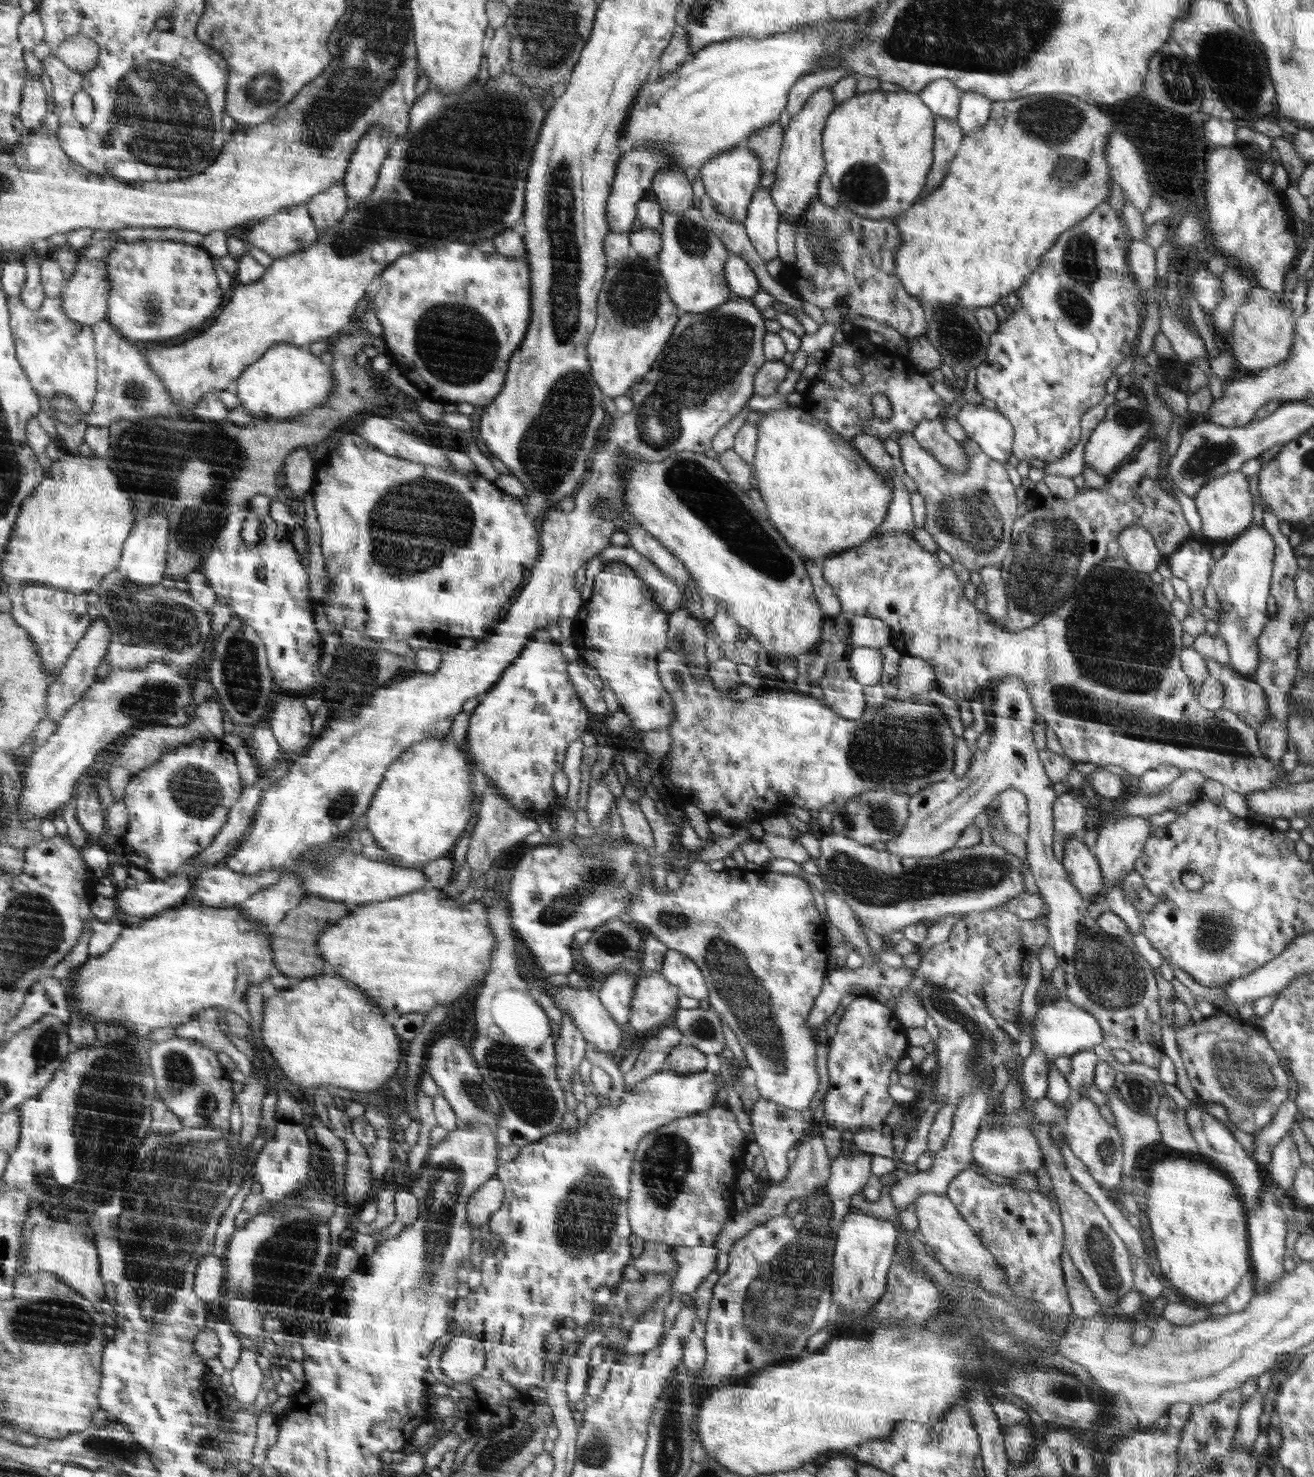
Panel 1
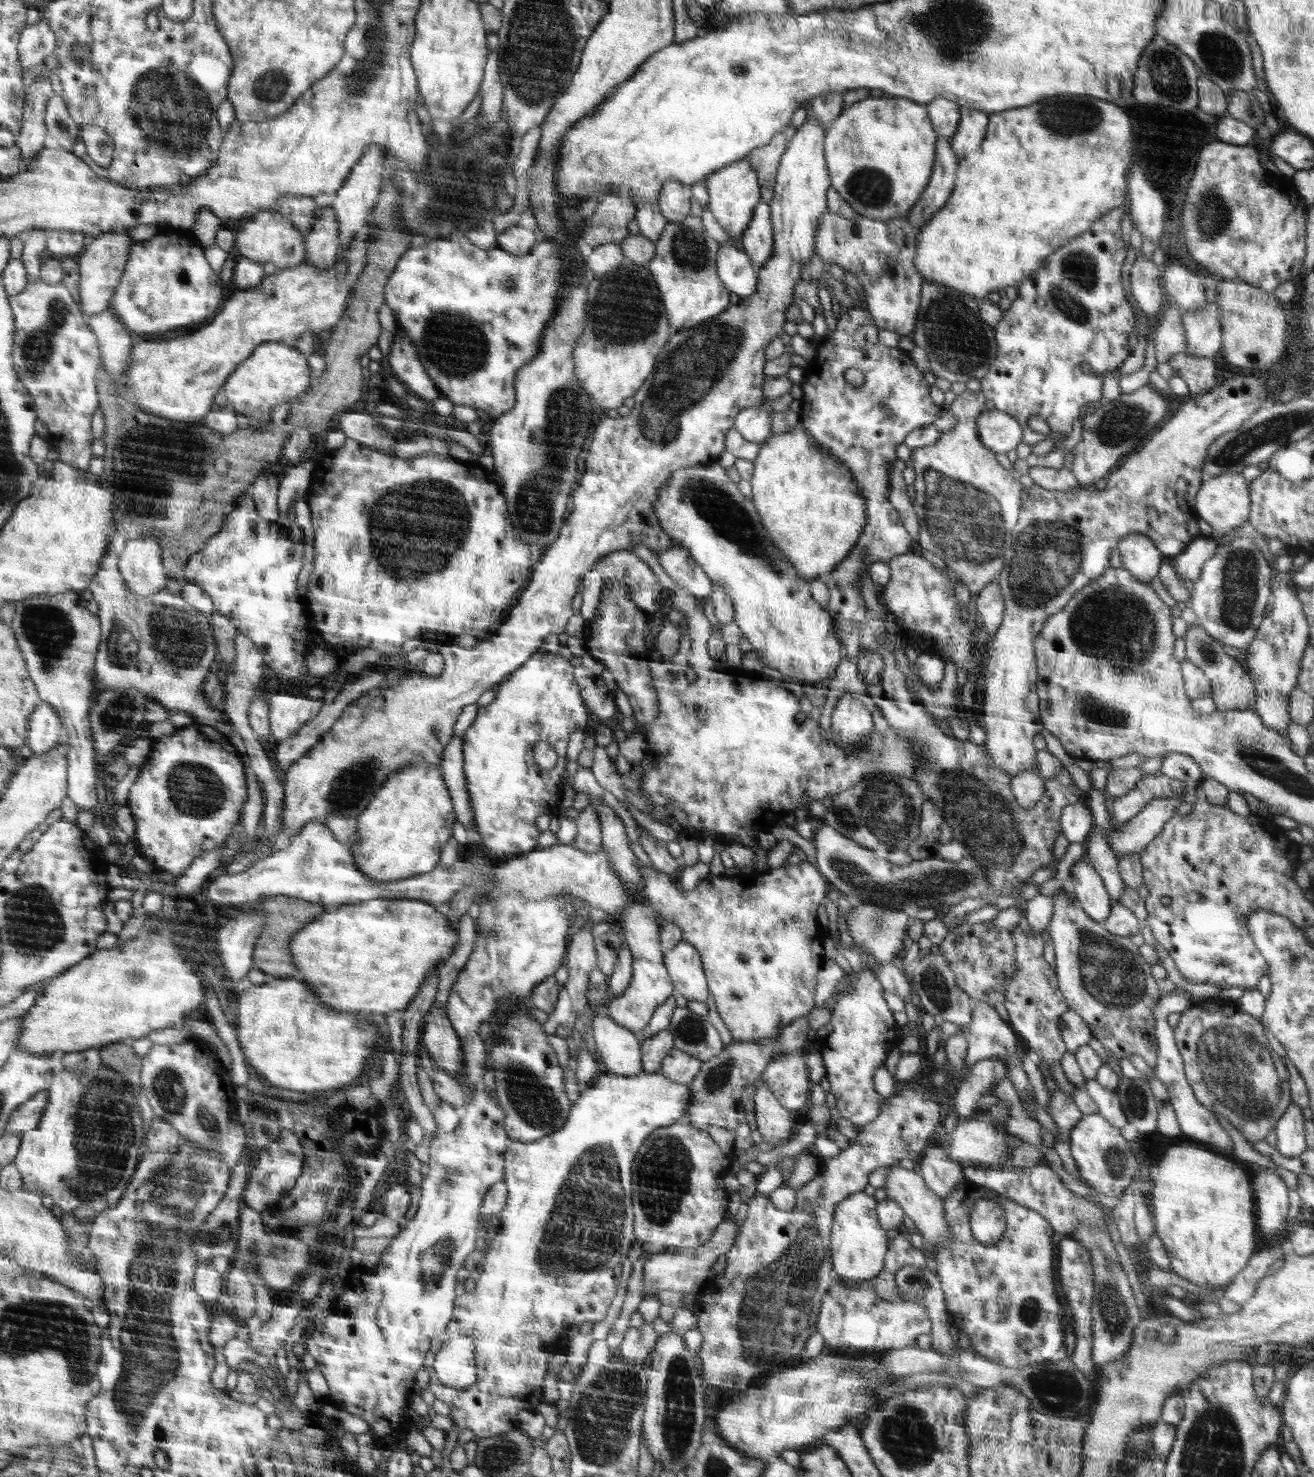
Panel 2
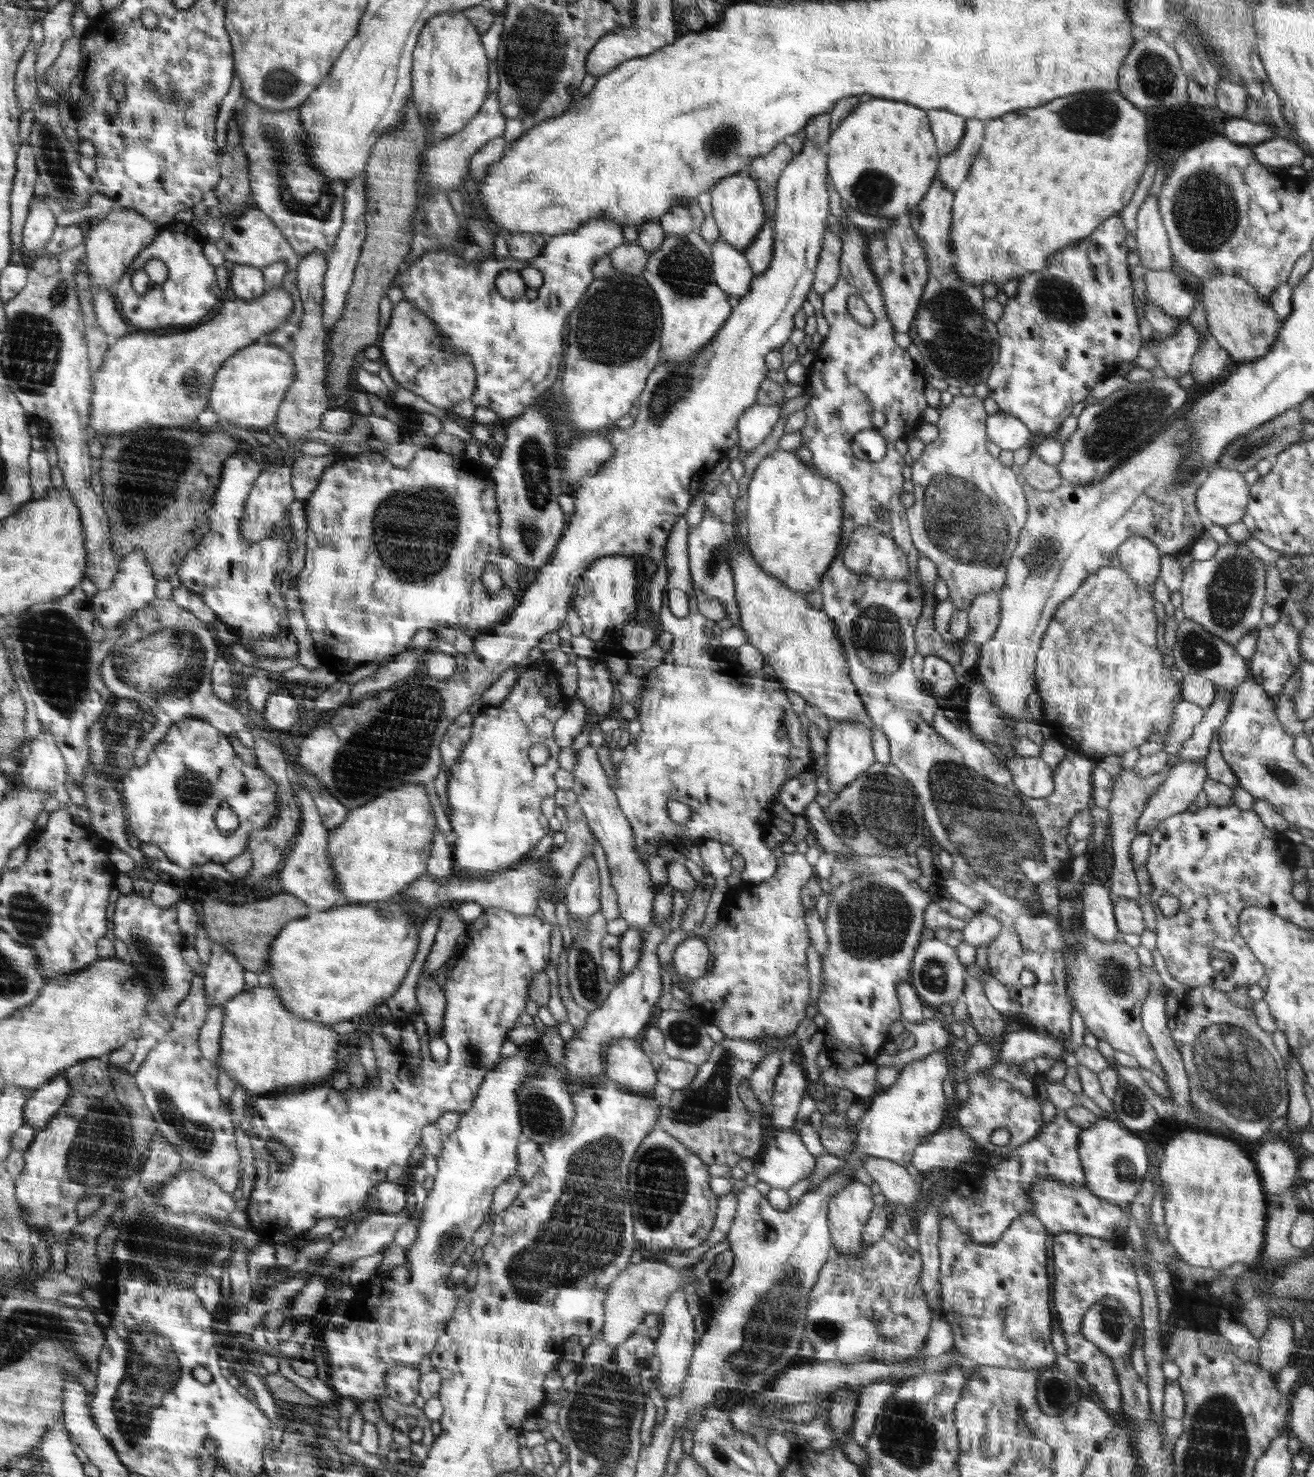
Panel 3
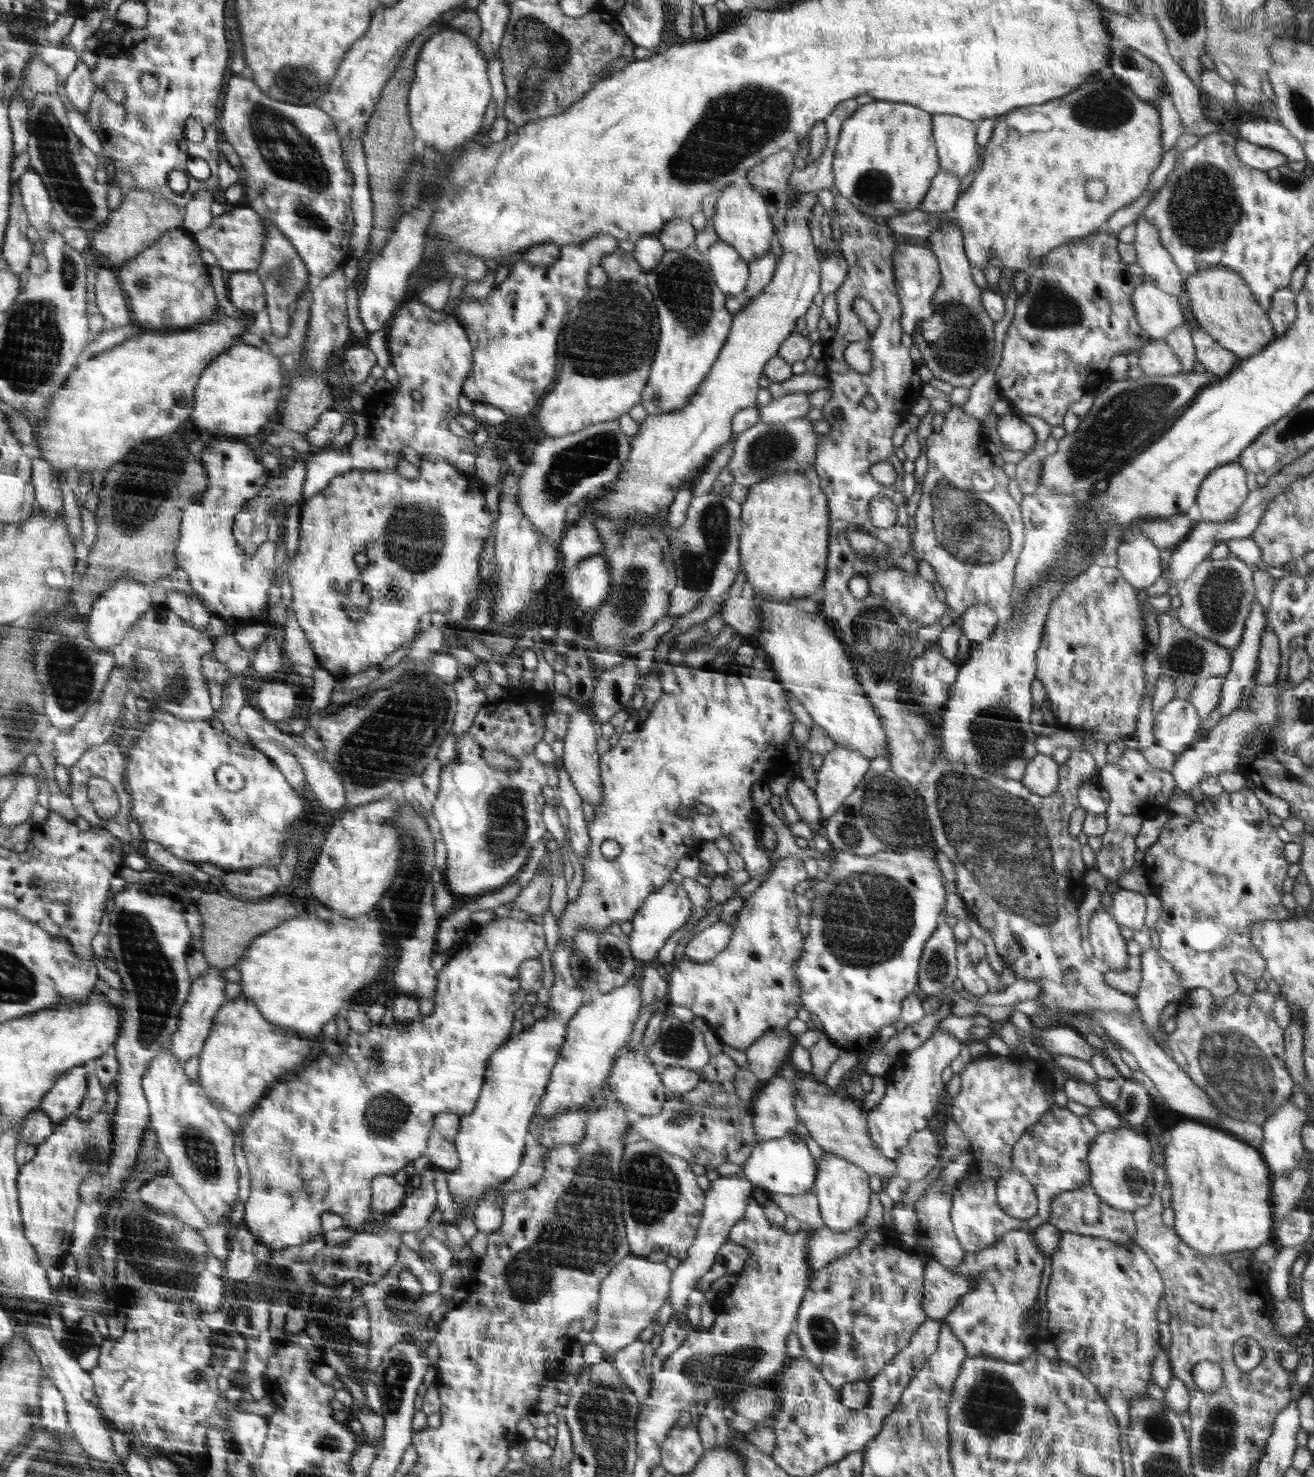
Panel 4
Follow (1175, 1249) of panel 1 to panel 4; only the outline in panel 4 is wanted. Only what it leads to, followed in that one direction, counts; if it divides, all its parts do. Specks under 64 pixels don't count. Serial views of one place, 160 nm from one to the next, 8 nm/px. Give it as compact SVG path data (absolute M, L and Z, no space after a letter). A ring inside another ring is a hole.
M1180 1122L1171 1131L1170 1143L1165 1148L1167 1184L1171 1190L1174 1211L1174 1231L1194 1251L1210 1255L1224 1255L1240 1251L1254 1251L1273 1240L1273 1211L1271 1208L1272 1171L1259 1149L1218 1128L1200 1126L1194 1122Z

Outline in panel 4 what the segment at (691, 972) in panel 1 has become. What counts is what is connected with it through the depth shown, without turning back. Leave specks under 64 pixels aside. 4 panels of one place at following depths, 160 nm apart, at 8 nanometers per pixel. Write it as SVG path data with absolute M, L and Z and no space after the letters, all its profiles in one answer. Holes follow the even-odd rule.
M737 915L733 916L731 923L724 923L721 919L712 923L694 935L686 944L684 954L696 962L706 963L712 960L727 946L736 925L738 925Z

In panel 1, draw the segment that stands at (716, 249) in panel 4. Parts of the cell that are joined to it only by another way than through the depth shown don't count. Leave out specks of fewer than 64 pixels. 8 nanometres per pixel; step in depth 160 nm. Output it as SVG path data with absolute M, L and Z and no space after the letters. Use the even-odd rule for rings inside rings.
M731 253L728 256L727 264L725 264L724 272L735 297L750 300L762 290L759 277L756 277L754 269L741 256Z

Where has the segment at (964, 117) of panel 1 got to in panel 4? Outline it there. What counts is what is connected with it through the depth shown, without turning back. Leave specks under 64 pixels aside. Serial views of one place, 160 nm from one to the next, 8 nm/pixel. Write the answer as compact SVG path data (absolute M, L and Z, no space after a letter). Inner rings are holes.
M940 170L918 208L929 213L952 211L959 199L959 192L960 179L950 171Z

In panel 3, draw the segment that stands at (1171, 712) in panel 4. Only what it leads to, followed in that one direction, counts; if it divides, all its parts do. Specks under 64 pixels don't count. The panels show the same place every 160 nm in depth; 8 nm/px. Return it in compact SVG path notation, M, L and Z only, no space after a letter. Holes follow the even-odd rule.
M1183 700L1175 706L1173 719L1169 728L1169 734L1165 740L1163 748L1166 755L1171 759L1168 760L1168 768L1174 767L1177 763L1178 752L1182 748L1184 739L1190 739L1196 725L1204 718L1207 707L1198 706Z

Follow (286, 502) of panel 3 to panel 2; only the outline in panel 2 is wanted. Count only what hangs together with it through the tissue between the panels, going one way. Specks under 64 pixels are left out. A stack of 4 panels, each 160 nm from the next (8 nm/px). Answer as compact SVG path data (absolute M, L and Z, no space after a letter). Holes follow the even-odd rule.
M259 476L250 488L252 500L258 513L262 519L277 520L280 515L277 505L277 494L279 491L279 480L276 476Z

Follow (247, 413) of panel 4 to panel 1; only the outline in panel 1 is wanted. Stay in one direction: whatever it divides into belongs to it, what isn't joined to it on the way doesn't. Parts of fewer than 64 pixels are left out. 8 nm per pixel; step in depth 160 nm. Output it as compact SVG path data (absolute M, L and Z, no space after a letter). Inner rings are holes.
M277 343L258 362L251 364L231 385L241 405L256 418L296 419L316 407L322 407L335 388L335 378L327 364L312 355L308 346Z

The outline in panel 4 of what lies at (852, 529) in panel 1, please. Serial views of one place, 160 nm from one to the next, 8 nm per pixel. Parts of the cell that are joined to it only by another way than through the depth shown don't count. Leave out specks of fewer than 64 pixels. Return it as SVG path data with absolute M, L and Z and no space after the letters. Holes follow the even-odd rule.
M808 469L803 473L780 473L748 488L746 501L741 504L739 566L746 572L748 584L752 585L755 592L754 596L792 603L792 598L807 599L818 588L822 588L829 551L829 524L826 494L815 469Z

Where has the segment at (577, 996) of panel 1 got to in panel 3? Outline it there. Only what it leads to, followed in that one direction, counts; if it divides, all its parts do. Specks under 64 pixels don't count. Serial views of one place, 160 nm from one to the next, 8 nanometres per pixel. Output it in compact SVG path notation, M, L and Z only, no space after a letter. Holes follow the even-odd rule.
M633 1038L614 1040L605 1048L605 1077L637 1095L654 1096L658 1071L654 1069L650 1059Z

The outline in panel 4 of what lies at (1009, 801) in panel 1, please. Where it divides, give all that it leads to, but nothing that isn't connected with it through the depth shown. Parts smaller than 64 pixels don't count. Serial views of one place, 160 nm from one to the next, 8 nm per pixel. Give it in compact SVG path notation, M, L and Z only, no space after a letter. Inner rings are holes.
M1037 754L1026 766L1026 774L1021 780L1024 787L1038 796L1052 795L1060 784L1060 769L1051 756Z

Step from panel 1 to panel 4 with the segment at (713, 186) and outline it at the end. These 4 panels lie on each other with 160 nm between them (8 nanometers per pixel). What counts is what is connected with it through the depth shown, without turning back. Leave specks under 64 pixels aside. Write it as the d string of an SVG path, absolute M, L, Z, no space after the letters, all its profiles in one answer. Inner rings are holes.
M745 181L723 188L715 204L715 213L709 219L709 223L715 228L719 240L732 245L747 262L767 254L774 244L776 228L770 220L766 203L762 195Z

